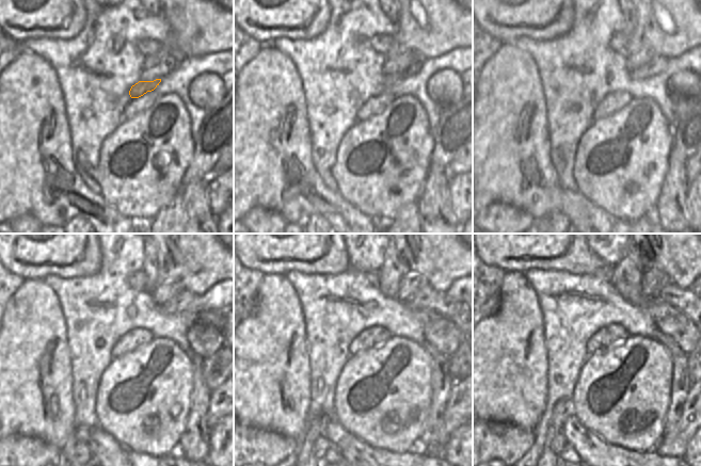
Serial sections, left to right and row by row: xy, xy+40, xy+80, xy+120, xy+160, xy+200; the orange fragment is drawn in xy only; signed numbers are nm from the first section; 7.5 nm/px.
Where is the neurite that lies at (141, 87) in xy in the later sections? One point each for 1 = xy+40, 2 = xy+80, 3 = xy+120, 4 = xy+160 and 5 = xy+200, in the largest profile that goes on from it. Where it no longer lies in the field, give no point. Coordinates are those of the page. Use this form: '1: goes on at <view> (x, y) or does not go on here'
1: goes on at xy+40 (416, 66)
2: goes on at xy+80 (658, 63)
3: goes on at xy+120 (180, 302)
4: goes on at xy+160 (429, 298)
5: goes on at xy+200 (687, 301)

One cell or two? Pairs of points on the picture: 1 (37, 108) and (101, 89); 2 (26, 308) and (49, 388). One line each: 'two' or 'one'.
1: two
2: one

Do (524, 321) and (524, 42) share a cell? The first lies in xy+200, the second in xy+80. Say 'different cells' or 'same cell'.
different cells

